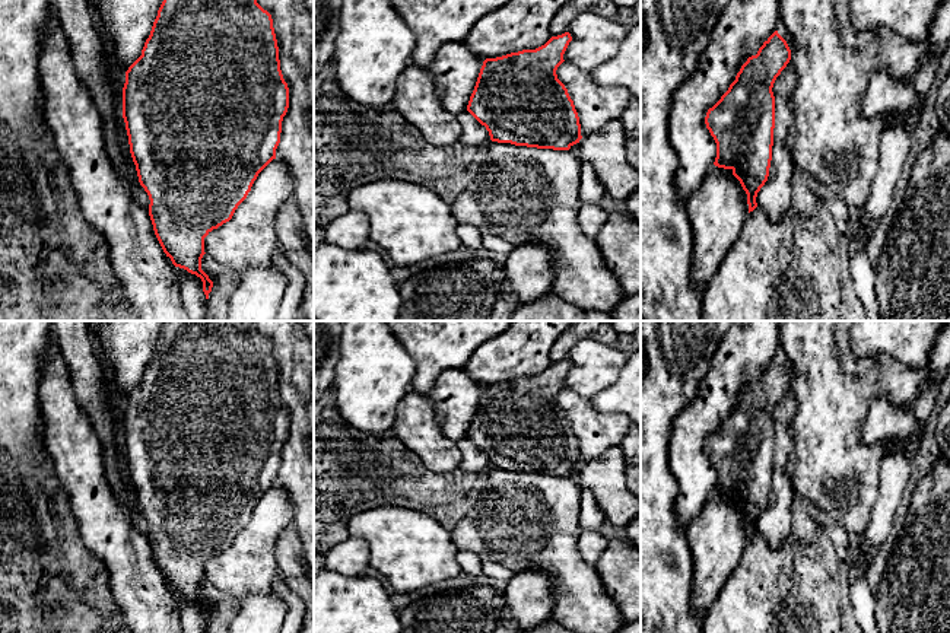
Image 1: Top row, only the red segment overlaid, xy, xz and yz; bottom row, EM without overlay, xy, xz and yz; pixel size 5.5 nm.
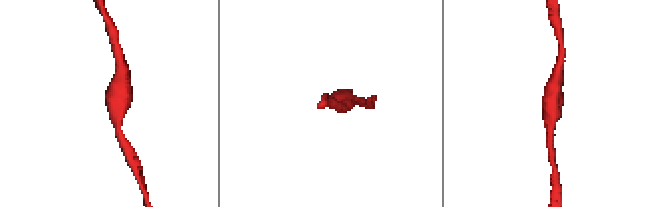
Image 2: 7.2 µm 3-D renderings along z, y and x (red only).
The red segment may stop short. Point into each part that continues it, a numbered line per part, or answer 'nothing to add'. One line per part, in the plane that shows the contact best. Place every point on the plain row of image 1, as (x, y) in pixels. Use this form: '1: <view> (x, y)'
1: xz (599, 330)

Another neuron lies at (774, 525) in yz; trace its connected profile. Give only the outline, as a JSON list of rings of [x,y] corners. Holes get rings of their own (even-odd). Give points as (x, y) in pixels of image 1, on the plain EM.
[[[792,388],[776,404],[772,419],[775,423],[775,455],[769,503],[756,524],[757,532],[772,548],[779,548],[789,540],[794,489],[788,478],[788,459],[792,451],[792,417],[795,398]]]

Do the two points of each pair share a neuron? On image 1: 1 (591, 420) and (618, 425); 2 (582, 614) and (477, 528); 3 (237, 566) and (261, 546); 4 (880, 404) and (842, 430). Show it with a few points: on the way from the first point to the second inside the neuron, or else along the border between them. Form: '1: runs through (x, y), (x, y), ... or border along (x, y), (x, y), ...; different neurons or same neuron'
1: runs through (597, 425), (612, 425); same neuron
2: runs through (572, 582), (518, 528), (510, 528); same neuron
3: runs through (242, 563), (256, 550); same neuron
4: border along (871, 397), (861, 426), (861, 441), (867, 447); different neurons

